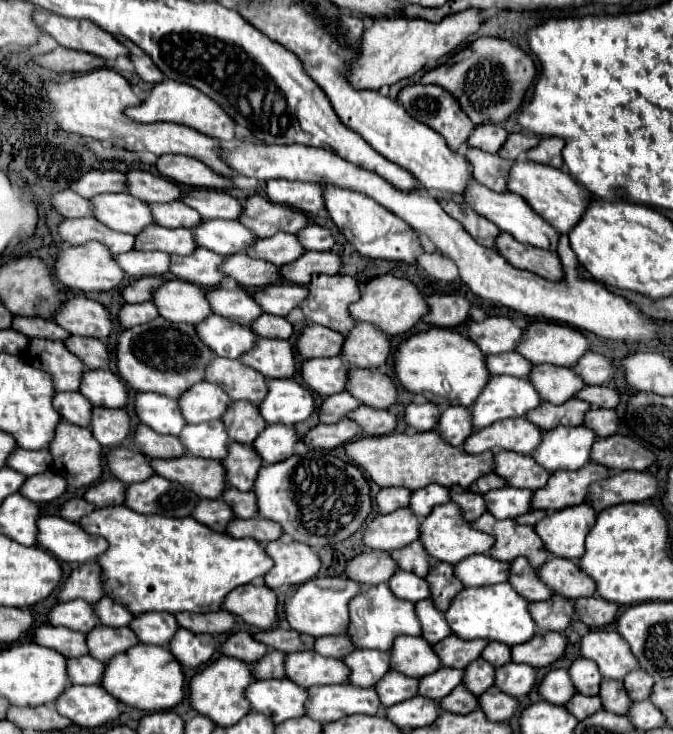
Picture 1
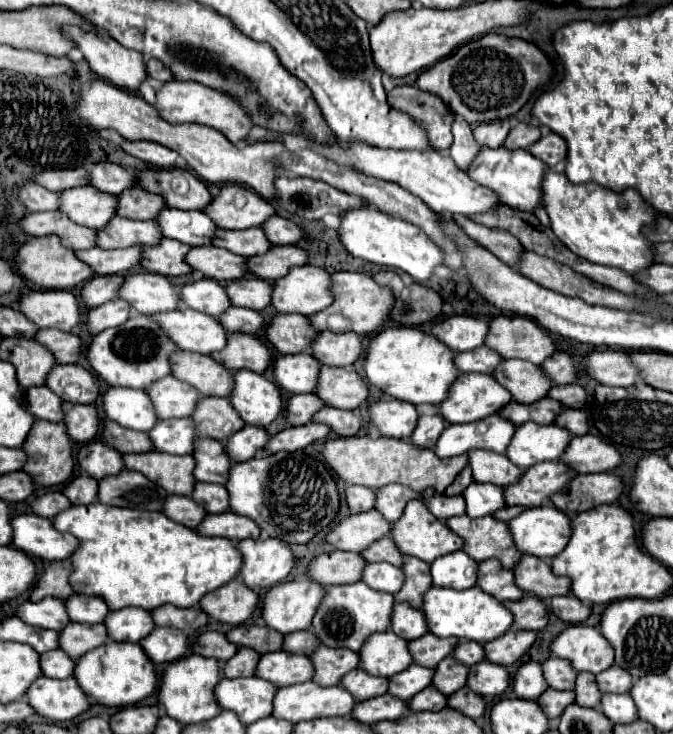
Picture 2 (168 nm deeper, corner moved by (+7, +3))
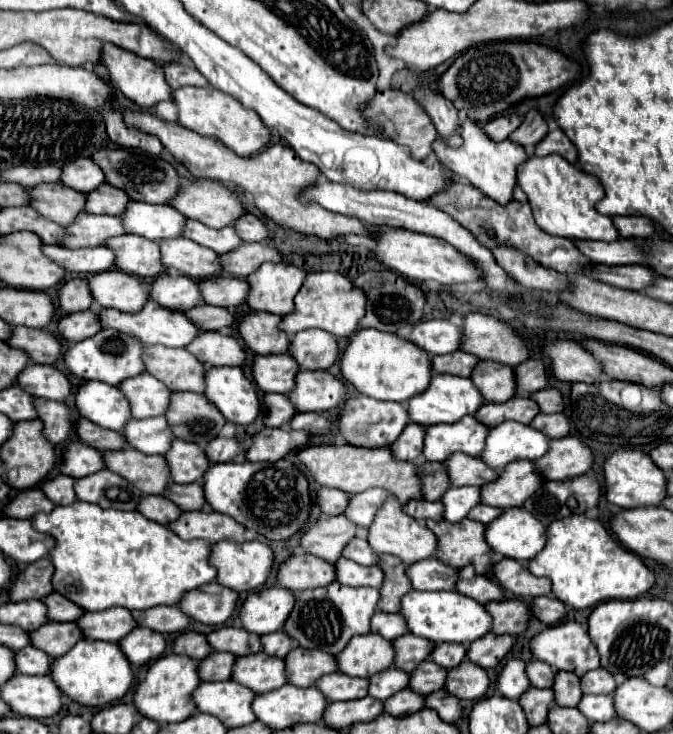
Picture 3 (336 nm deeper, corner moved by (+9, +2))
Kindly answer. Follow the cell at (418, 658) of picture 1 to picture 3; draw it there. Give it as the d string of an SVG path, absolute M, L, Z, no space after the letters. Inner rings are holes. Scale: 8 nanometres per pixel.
M359 635L349 641L349 647L337 655L337 669L349 677L371 677L393 663L391 641L381 635Z

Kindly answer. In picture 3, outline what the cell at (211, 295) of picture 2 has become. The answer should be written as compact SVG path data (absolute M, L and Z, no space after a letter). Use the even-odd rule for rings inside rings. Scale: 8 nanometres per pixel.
M161 273L151 283L151 301L159 303L161 307L169 307L173 311L187 311L195 305L201 305L201 293L193 279L189 277L171 277Z

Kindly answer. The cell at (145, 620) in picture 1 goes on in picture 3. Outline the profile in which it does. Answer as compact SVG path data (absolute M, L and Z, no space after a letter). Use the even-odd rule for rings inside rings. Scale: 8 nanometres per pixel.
M123 607L85 613L85 617L79 617L75 623L77 627L81 627L85 639L99 639L113 643L117 643L123 635L127 635L133 627L137 627L131 617L131 611Z

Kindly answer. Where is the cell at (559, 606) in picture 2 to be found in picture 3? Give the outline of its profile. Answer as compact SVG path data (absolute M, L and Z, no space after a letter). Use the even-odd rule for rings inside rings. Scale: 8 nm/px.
M535 597L529 609L533 617L537 617L541 623L547 623L547 625L559 623L561 617L565 615L565 605L555 597Z

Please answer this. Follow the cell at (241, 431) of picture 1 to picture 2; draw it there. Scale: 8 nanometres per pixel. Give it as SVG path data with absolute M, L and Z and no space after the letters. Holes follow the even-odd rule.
M203 398L199 400L193 416L197 424L199 438L215 438L219 442L225 442L231 438L231 434L239 432L245 422L235 414L235 408L227 398Z

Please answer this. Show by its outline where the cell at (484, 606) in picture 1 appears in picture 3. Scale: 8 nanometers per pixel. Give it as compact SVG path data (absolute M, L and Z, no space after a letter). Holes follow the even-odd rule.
M411 589L401 597L399 613L405 617L407 629L433 643L471 643L491 631L491 617L485 607L457 591L415 591Z

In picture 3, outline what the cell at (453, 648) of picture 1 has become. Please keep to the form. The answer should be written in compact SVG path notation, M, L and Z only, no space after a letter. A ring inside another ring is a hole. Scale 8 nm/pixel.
M405 633L401 637L397 637L395 641L391 641L393 649L395 649L395 659L393 659L393 667L411 673L423 659L429 657L429 653L433 651L433 643L427 639L421 639L413 633Z

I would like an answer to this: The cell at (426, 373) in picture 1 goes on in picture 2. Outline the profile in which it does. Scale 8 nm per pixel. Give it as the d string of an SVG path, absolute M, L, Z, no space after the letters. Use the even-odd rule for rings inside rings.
M385 328L371 342L365 358L367 380L381 388L385 394L411 402L411 404L441 404L447 400L451 382L461 372L455 370L455 352L443 346L433 334L425 334L419 328Z

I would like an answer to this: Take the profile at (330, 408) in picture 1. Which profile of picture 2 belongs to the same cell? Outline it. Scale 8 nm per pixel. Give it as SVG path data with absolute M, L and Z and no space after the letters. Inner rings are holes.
M297 394L287 402L287 420L291 426L303 426L313 420L313 416L325 406L317 394Z

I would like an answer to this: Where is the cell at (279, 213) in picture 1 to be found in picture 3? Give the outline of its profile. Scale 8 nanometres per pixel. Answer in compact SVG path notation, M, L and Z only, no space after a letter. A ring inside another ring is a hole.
M195 179L181 185L181 195L169 203L187 219L201 221L207 227L221 229L231 225L245 213L239 199L221 183L209 179Z

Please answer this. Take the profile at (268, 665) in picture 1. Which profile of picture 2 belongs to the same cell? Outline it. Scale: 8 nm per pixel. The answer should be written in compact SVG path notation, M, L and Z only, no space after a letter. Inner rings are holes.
M239 648L237 654L223 666L225 678L239 678L239 676L253 676L255 666L259 664L261 654L255 654L255 650Z

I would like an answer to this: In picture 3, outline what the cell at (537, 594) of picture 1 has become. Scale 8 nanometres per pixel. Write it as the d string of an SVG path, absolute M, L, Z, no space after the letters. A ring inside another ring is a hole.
M465 567L457 571L457 587L455 591L459 591L461 595L469 595L471 599L477 599L477 603L485 605L489 601L501 601L503 599L503 589L491 581L485 575L477 575L473 571L473 567Z

